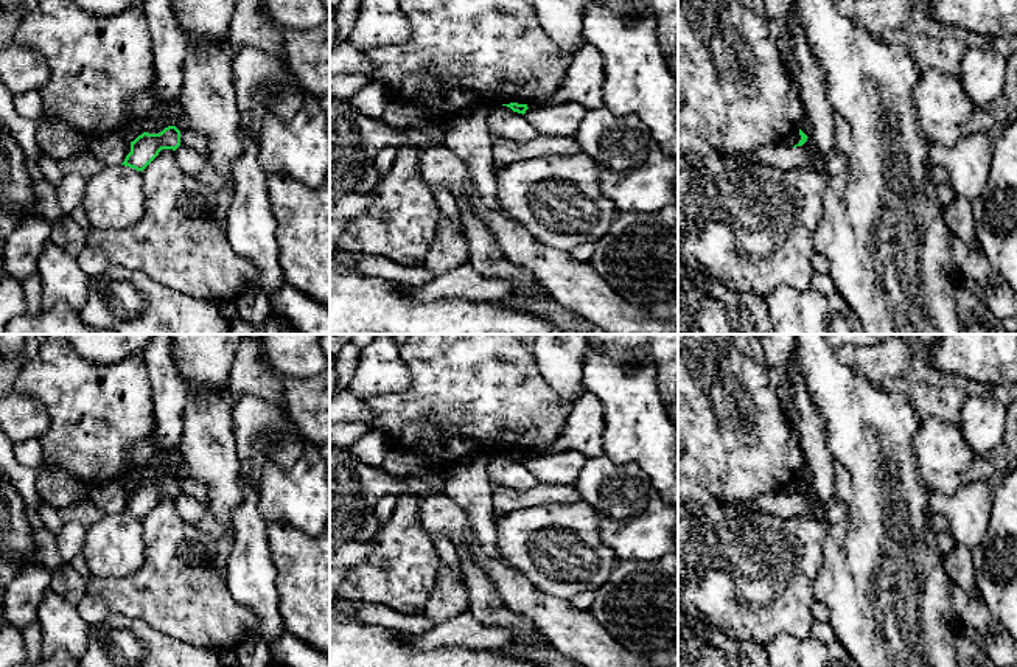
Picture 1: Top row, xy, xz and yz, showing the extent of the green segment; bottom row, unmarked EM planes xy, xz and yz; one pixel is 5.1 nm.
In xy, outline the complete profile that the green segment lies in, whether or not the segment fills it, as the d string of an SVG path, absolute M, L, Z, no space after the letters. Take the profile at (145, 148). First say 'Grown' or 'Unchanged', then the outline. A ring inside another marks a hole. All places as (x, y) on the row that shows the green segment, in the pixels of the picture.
Unchanged. M168 126L159 134L143 132L131 141L131 152L121 165L143 171L162 149L176 151L180 146L180 131Z

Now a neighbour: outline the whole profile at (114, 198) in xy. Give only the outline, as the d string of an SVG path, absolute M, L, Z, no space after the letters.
M112 165L86 180L81 205L92 229L129 229L143 219L145 202L142 171Z

